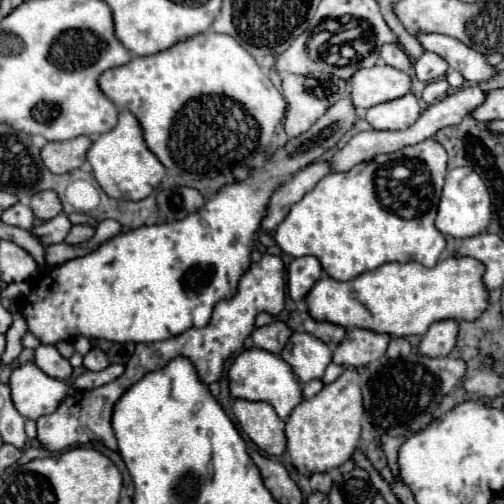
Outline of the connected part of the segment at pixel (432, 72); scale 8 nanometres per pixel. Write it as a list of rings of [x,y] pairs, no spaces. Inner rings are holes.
[[[424,53],[414,63],[414,69],[416,69],[416,77],[420,81],[436,81],[438,77],[444,77],[446,75],[448,63],[446,63],[446,59],[442,59],[436,53]]]

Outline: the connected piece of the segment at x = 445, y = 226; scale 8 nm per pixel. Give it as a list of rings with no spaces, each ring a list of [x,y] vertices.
[[[470,167],[450,169],[446,175],[446,183],[444,183],[440,205],[438,205],[436,227],[444,235],[452,235],[456,239],[466,239],[466,237],[474,237],[474,235],[486,231],[490,217],[492,217],[490,195],[488,195],[488,189],[486,189],[482,177]]]

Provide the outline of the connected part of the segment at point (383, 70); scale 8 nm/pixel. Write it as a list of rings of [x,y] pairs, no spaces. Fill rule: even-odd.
[[[384,63],[370,69],[358,69],[348,83],[352,89],[352,101],[358,109],[368,109],[378,103],[404,97],[412,89],[412,79],[408,73]]]

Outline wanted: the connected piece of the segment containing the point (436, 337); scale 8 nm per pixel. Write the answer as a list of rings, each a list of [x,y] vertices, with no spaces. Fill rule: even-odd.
[[[454,319],[436,321],[434,325],[430,325],[426,335],[422,337],[420,353],[428,357],[448,355],[456,345],[456,335],[458,335],[458,321]]]

